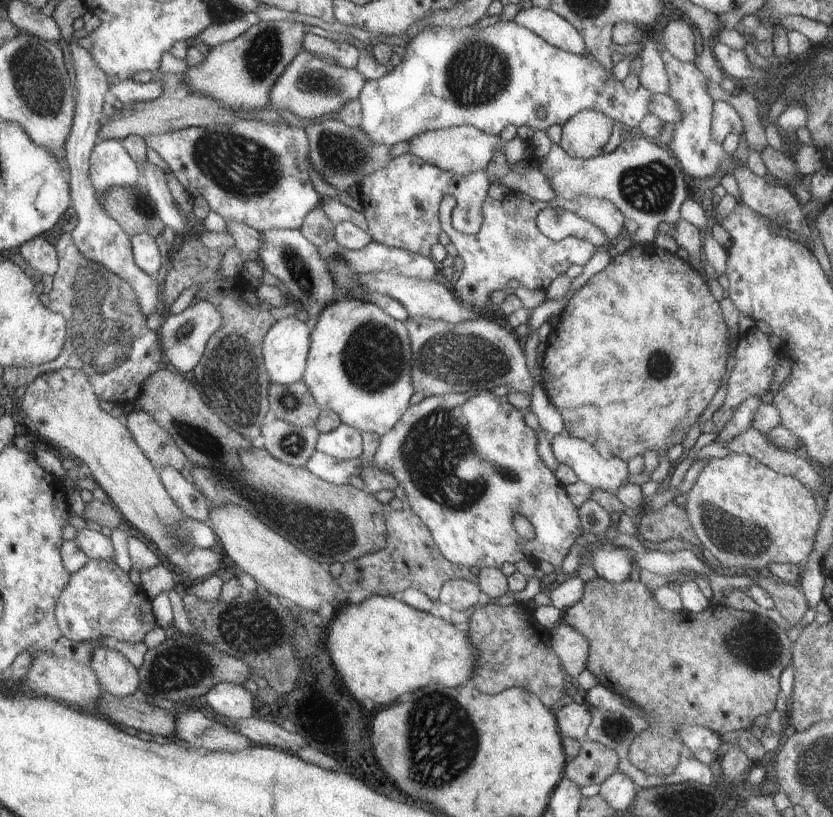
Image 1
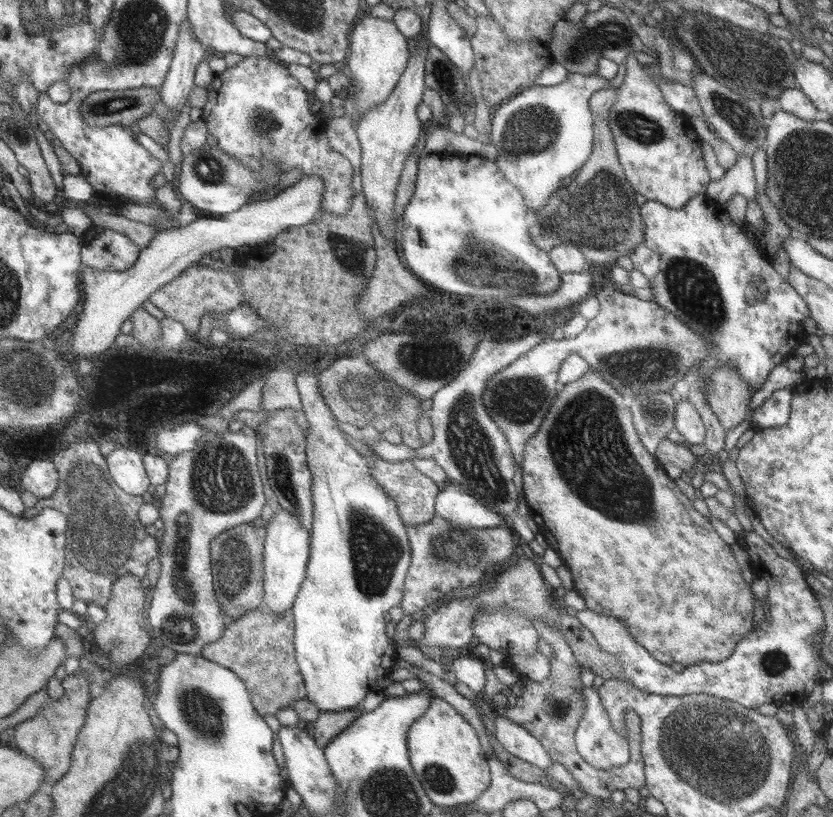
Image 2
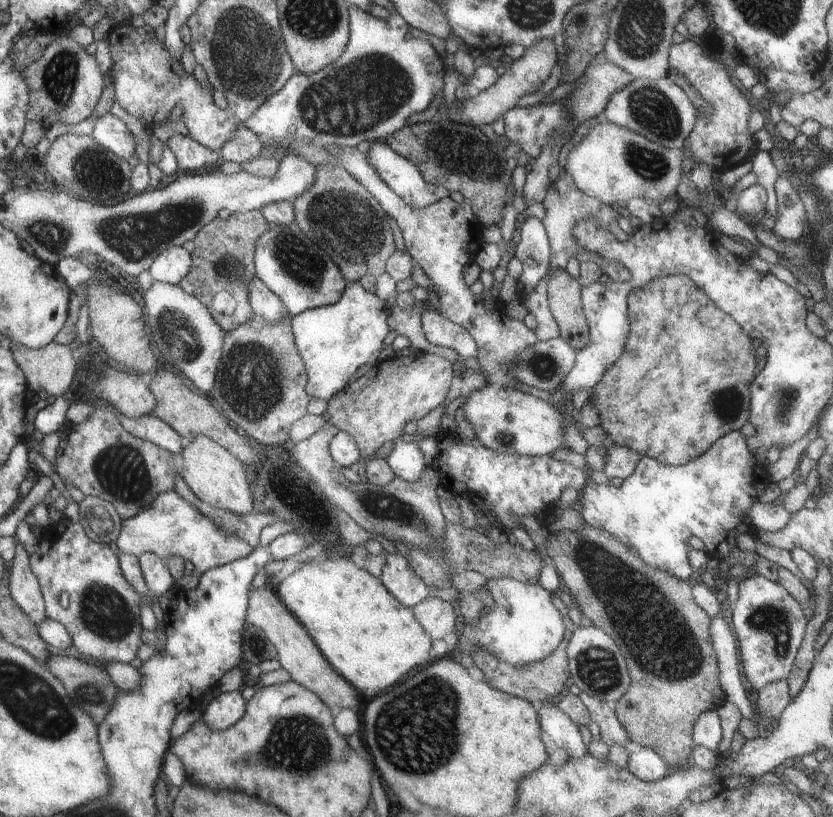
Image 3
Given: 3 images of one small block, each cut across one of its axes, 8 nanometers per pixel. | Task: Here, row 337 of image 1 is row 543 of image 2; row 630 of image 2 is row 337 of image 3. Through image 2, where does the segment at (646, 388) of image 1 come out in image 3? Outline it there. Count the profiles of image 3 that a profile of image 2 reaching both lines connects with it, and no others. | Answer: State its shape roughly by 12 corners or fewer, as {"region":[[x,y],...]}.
{"region":[[686,275],[632,292],[592,388],[616,445],[688,464],[751,416],[751,336]]}

